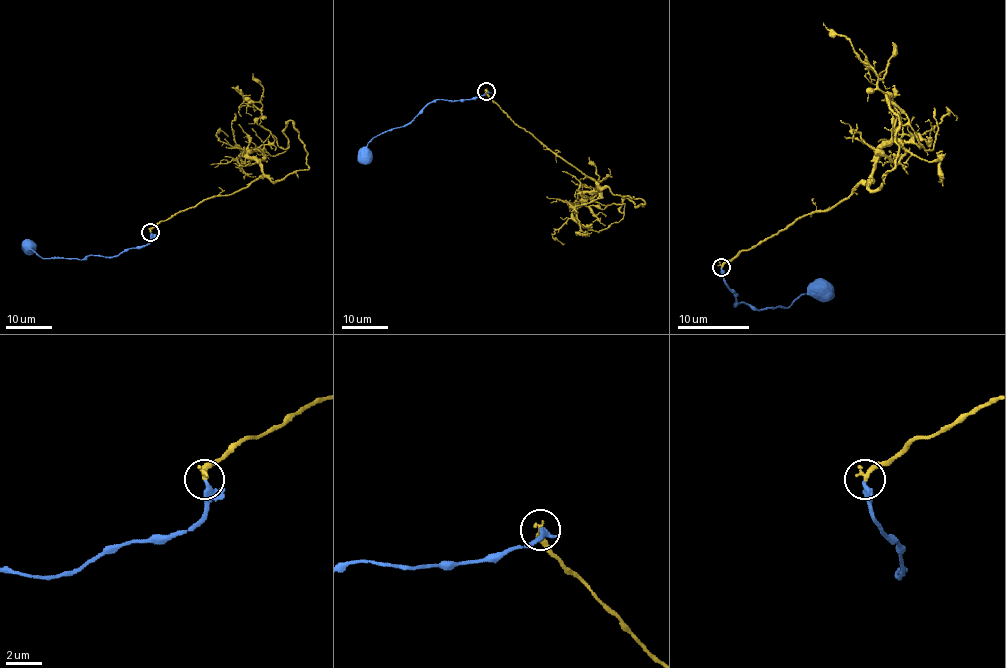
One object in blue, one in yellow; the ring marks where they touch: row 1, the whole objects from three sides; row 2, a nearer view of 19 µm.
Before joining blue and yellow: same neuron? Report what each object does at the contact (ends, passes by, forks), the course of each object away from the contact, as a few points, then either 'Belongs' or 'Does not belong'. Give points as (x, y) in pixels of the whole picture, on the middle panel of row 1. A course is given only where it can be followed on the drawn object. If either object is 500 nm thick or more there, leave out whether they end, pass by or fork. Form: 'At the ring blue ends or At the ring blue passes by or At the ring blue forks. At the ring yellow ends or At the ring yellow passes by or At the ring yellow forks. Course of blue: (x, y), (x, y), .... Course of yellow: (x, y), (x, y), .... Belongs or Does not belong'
At the ring blue ends. At the ring yellow ends. Course of blue: (486, 91), (482, 95), (460, 100), (431, 101), (408, 123), (377, 135), (368, 144), (360, 163). Course of yellow: (486, 91), (602, 188), (642, 206), (627, 198), (621, 213), (625, 203), (596, 202), (599, 176), (589, 157). Belongs

